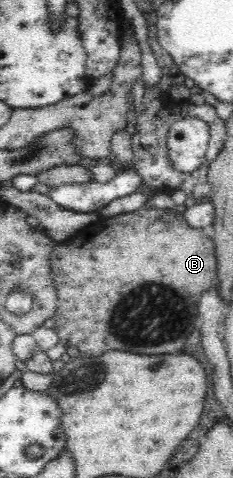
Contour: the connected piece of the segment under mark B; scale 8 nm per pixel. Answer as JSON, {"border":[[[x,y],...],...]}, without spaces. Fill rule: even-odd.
{"border":[[[144,206],[133,212],[101,216],[94,223],[79,229],[67,240],[55,244],[49,257],[49,263],[50,268],[53,269],[54,292],[58,297],[58,306],[53,317],[56,325],[54,331],[59,336],[60,343],[76,347],[80,356],[100,356],[108,351],[134,351],[136,355],[176,353],[178,349],[182,349],[182,345],[188,341],[190,333],[194,331],[198,301],[204,293],[207,293],[206,289],[210,290],[214,286],[217,267],[213,241],[202,232],[202,229],[190,227],[183,214],[174,212],[174,209],[146,210]]]}

